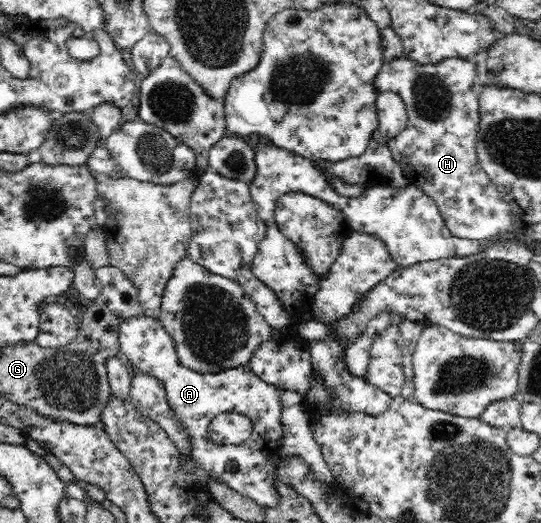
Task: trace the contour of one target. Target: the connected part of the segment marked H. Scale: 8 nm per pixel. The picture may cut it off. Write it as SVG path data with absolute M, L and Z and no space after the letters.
M400 54L384 63L376 75L378 91L397 93L406 104L408 120L404 131L390 139L390 151L396 163L403 167L410 185L419 187L439 207L440 214L452 235L464 239L480 240L503 233L518 232L516 209L500 193L496 184L487 176L480 165L476 151L477 131L481 121L480 94L483 85L478 79L474 63L460 56L448 56L436 63L421 64L418 60Z

